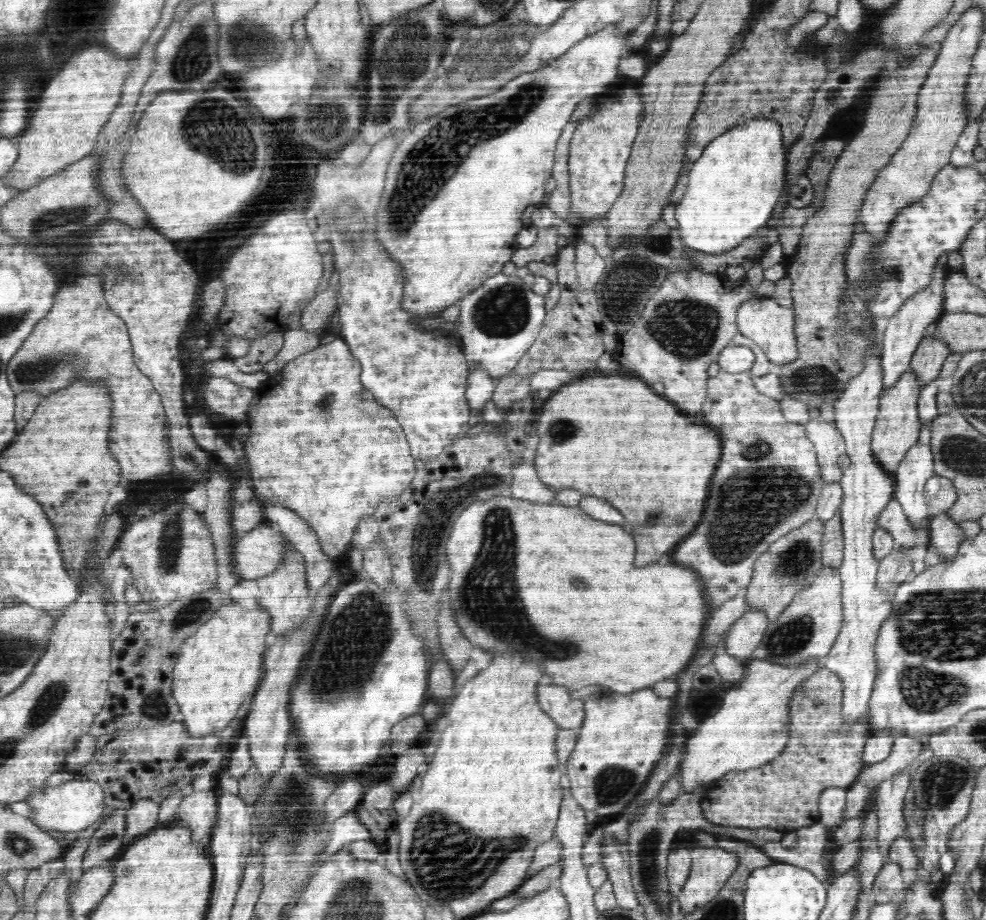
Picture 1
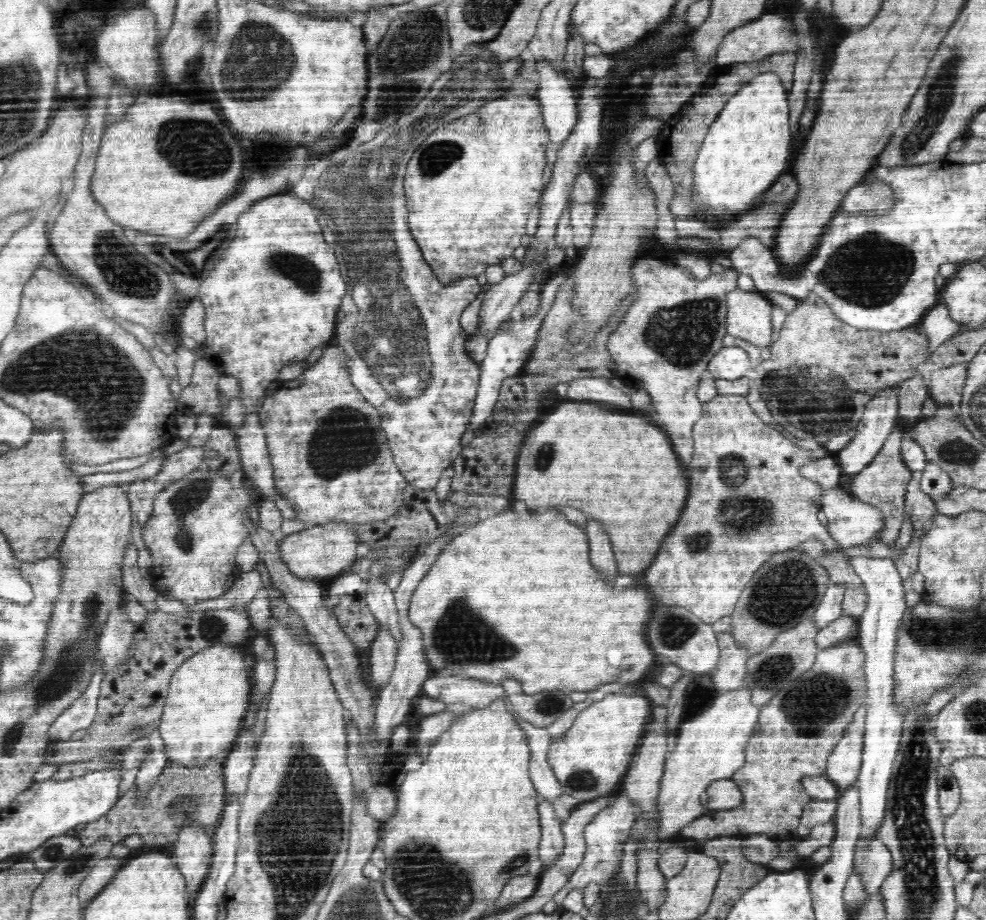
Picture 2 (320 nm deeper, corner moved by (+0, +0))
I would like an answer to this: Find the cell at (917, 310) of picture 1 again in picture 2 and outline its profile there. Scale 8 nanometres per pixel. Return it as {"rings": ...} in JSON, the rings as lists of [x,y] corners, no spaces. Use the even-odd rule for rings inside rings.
{"rings":[[[884,386],[871,400],[866,404],[866,408],[862,417],[862,420],[858,423],[856,428],[857,433],[851,442],[843,449],[836,453],[837,462],[841,465],[841,471],[844,472],[844,476],[853,478],[864,470],[872,460],[874,456],[882,449],[885,444],[886,438],[890,434],[891,430],[898,425],[898,391],[897,386]]]}

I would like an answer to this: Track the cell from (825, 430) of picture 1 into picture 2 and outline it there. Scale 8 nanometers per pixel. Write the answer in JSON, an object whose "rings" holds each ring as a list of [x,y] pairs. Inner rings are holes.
{"rings":[[[839,485],[823,492],[821,510],[828,518],[828,534],[842,548],[875,540],[883,527],[882,512],[854,498]]]}

